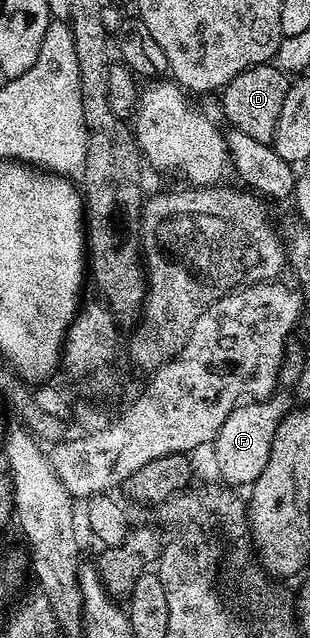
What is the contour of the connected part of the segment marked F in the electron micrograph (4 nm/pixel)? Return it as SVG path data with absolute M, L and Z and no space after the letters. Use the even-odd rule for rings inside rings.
M275 394L269 400L257 400L253 404L241 404L225 418L225 426L213 441L215 448L215 468L224 476L226 483L231 486L243 484L250 486L265 470L265 462L269 462L269 446L273 446L273 434L277 434L277 426L281 418L292 407L290 395Z

